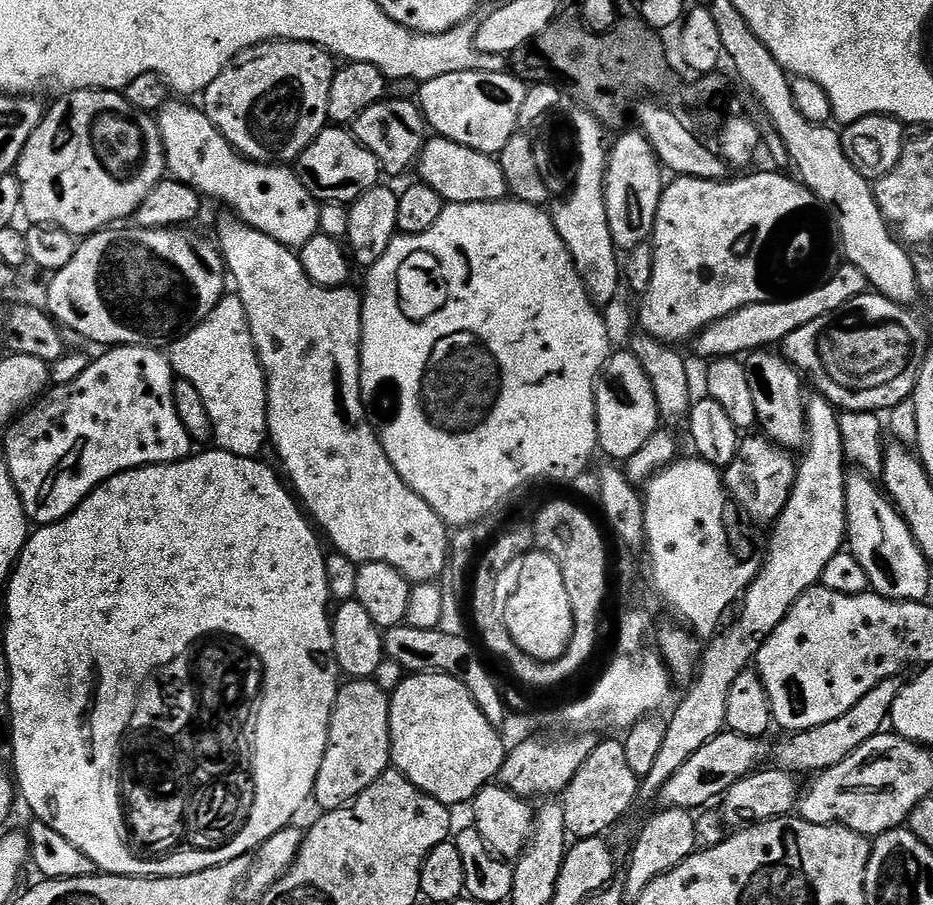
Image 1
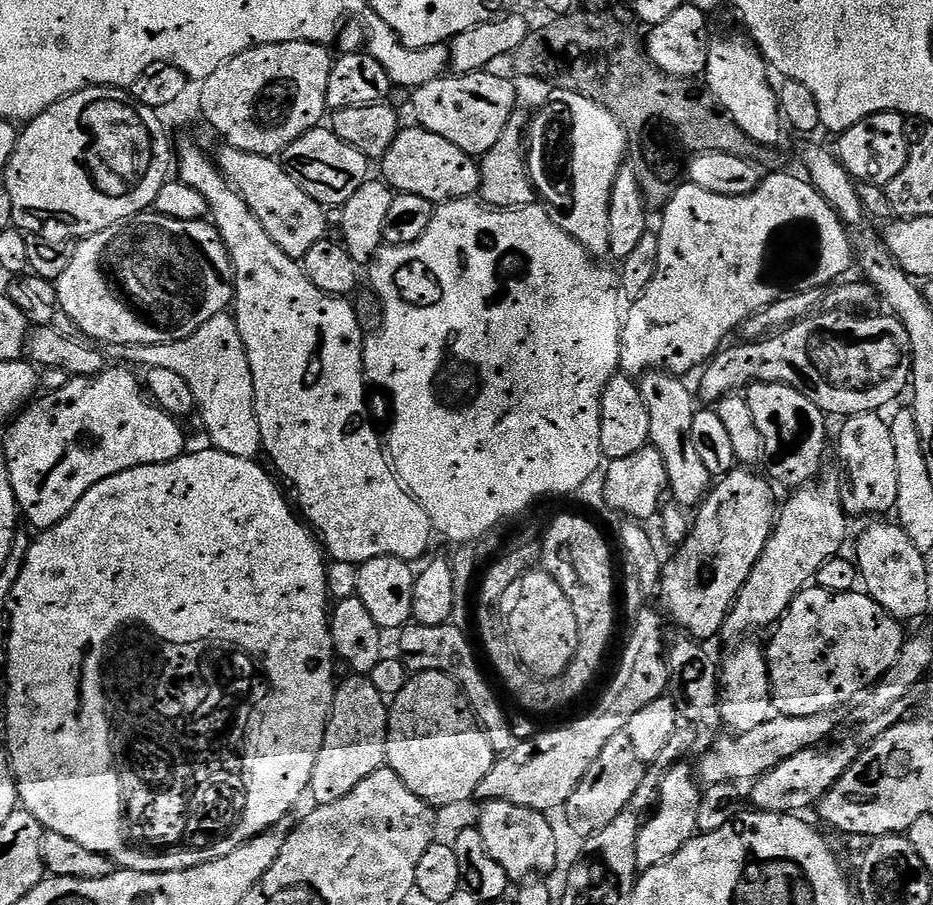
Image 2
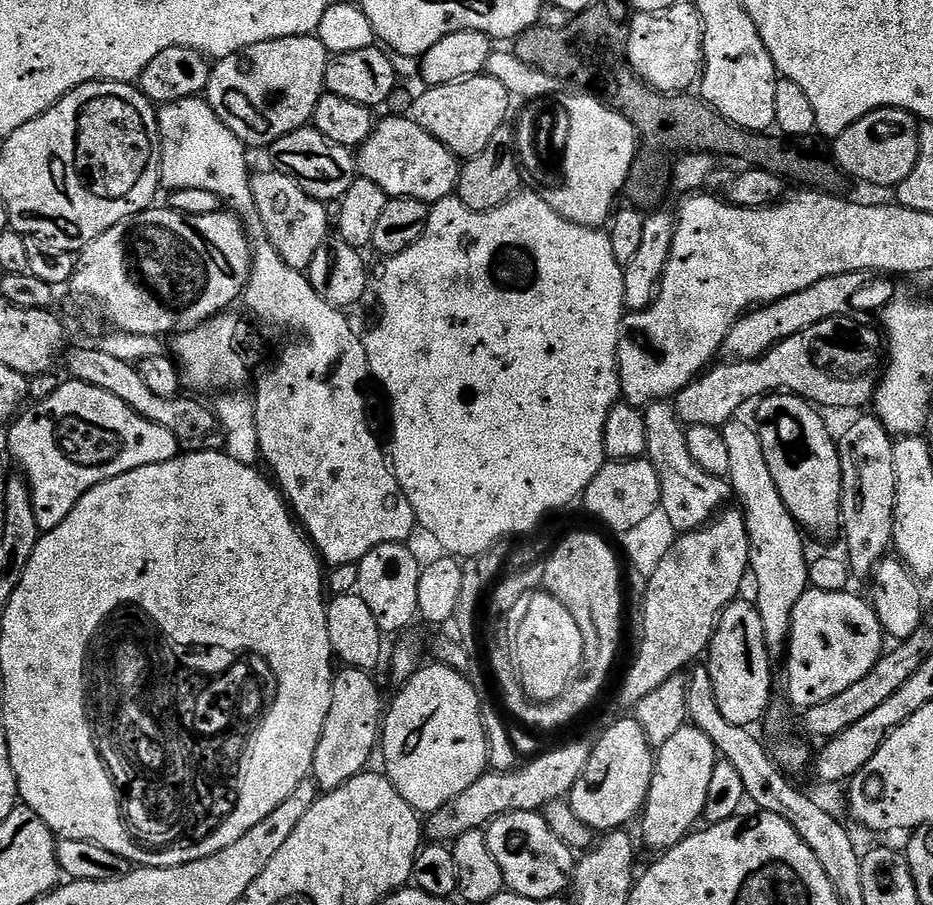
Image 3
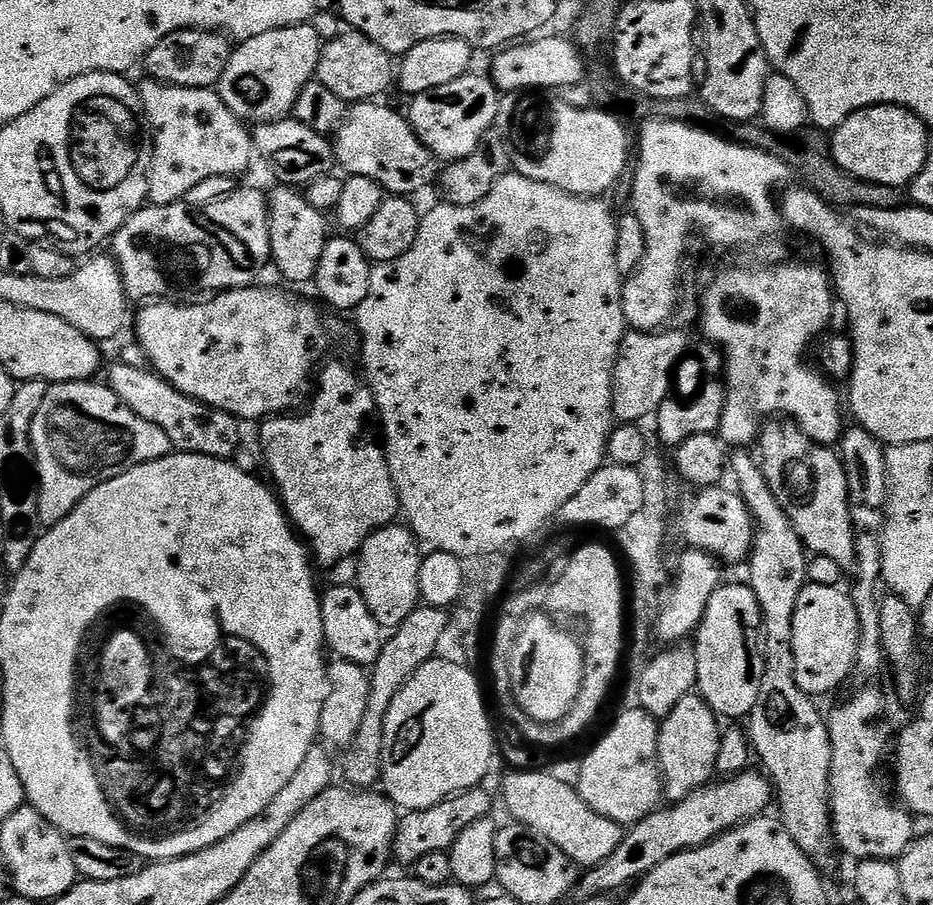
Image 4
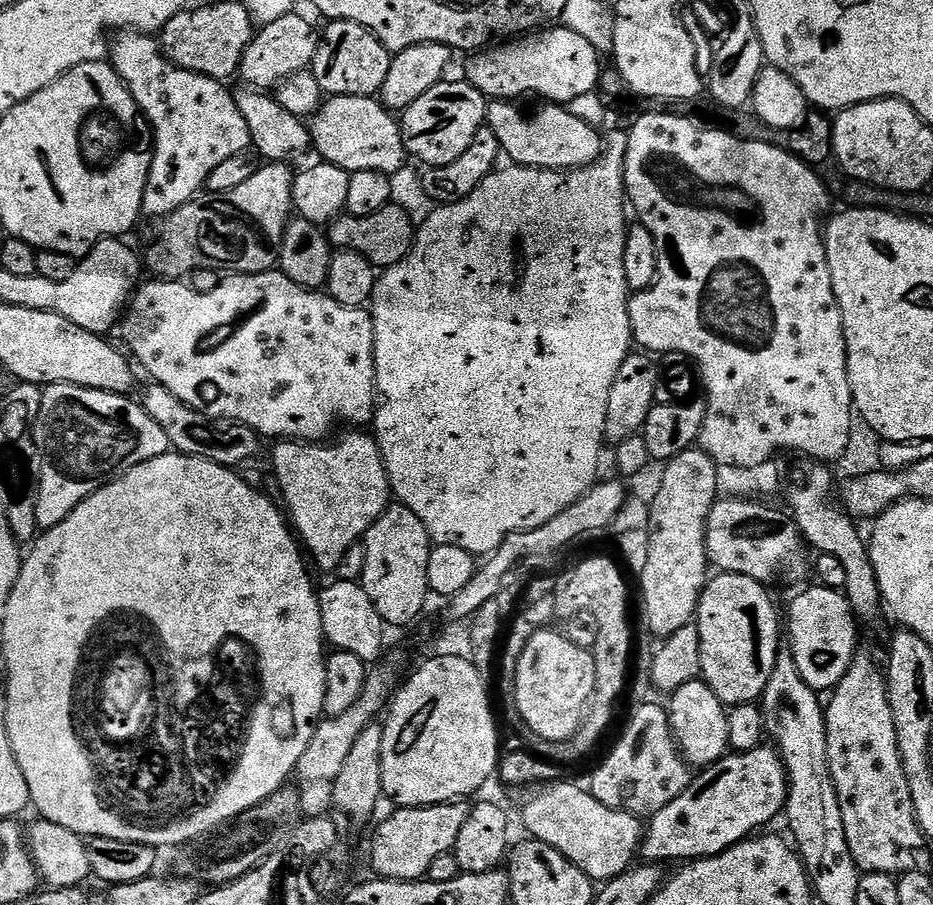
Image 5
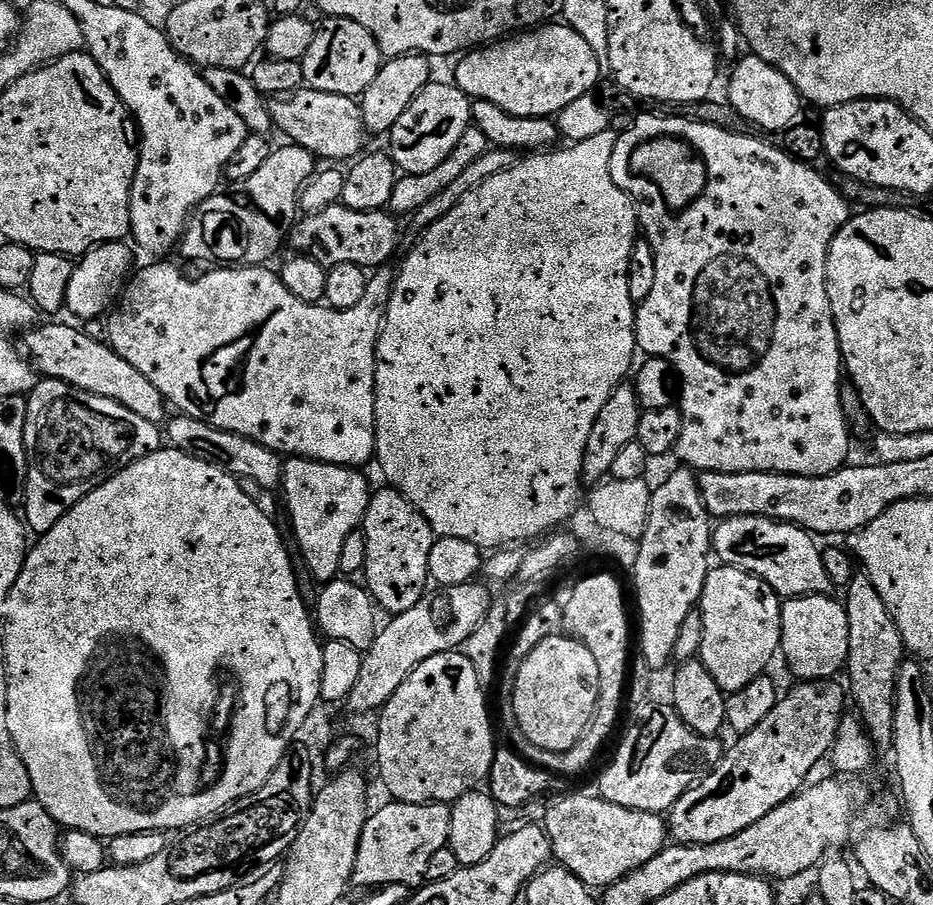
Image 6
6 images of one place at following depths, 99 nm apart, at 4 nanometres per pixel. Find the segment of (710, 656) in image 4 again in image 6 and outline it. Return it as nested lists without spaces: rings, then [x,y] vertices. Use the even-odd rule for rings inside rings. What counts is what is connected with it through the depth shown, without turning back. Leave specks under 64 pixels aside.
[[[716,566],[709,571],[698,605],[704,627],[698,659],[724,693],[750,686],[754,678],[765,675],[764,667],[778,656],[781,603],[769,584],[746,570]]]

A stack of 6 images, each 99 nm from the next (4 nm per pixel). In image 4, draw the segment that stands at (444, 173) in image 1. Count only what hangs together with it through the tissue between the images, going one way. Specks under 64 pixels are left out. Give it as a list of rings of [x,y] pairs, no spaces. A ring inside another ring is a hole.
[[[356,102],[349,107],[344,124],[334,136],[334,160],[345,168],[348,176],[365,176],[378,182],[385,193],[412,194],[423,188],[435,185],[438,180],[438,161],[436,155],[416,136],[416,131],[403,115],[392,108],[380,104],[384,102]]]

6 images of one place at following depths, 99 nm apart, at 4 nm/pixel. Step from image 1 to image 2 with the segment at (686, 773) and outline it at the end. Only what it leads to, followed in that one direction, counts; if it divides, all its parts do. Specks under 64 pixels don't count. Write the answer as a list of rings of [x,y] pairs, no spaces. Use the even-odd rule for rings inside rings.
[[[839,711],[812,714],[806,718],[781,716],[774,714],[770,722],[762,722],[755,730],[746,730],[739,734],[724,734],[721,740],[716,740],[700,756],[700,761],[695,761],[694,772],[701,785],[730,784],[748,780],[755,782],[765,772],[774,770],[786,758],[794,758],[807,748],[821,747],[825,742],[831,741],[836,727],[840,724]]]

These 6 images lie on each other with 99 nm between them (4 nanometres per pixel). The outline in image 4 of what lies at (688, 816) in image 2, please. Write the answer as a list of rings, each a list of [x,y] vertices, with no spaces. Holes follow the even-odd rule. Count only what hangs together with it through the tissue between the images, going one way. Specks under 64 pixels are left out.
[[[693,694],[682,698],[682,702],[659,721],[658,727],[658,759],[660,775],[664,777],[664,794],[669,801],[679,802],[705,787],[717,775],[722,724],[716,711],[698,694]]]

